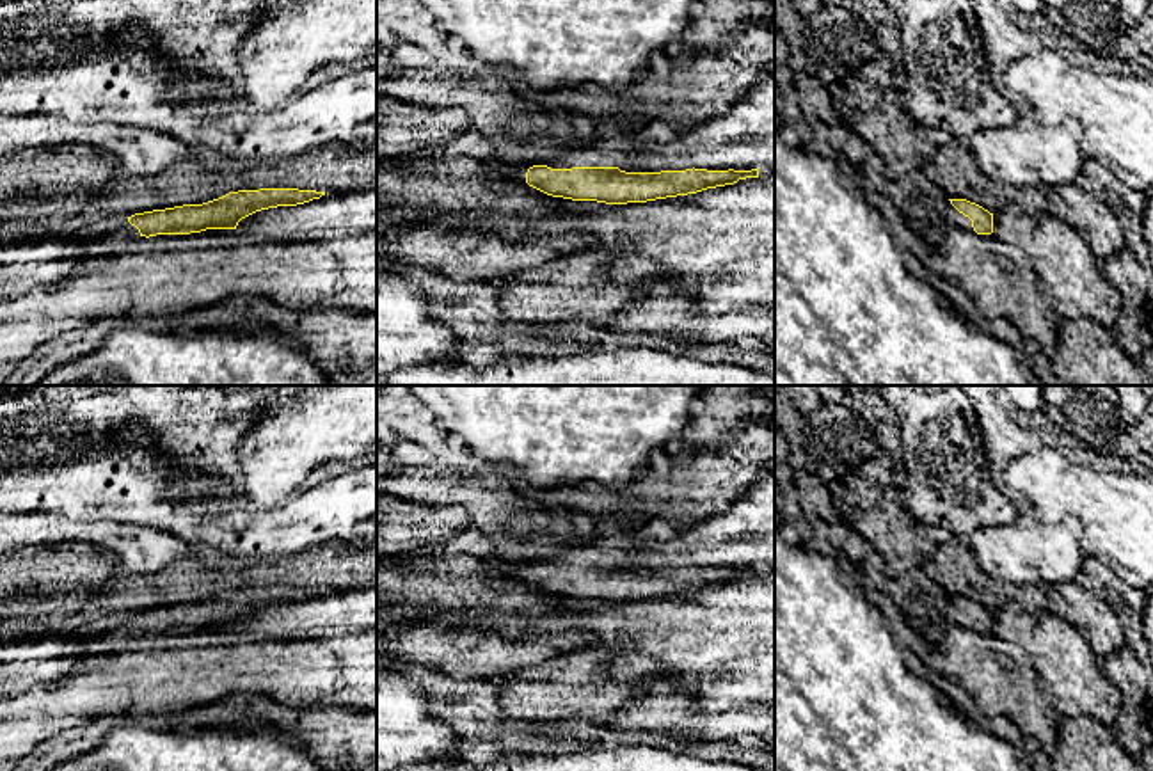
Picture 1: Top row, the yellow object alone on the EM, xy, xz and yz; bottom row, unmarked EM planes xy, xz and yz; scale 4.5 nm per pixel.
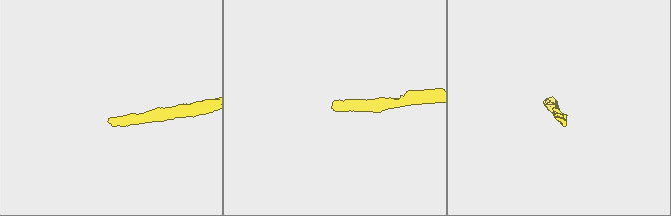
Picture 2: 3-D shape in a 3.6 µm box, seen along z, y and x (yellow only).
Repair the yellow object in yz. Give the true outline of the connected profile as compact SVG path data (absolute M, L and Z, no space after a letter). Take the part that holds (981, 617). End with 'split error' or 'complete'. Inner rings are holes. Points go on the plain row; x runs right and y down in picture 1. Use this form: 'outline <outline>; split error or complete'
outline M949 597L949 599L959 611L963 611L972 618L972 625L977 632L993 631L993 611L966 597Z; complete

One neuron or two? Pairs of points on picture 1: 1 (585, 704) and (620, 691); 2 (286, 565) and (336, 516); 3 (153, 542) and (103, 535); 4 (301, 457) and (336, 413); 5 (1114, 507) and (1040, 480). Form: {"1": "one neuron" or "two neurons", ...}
{"1": "one neuron", "2": "two neurons", "3": "one neuron", "4": "one neuron", "5": "one neuron"}

